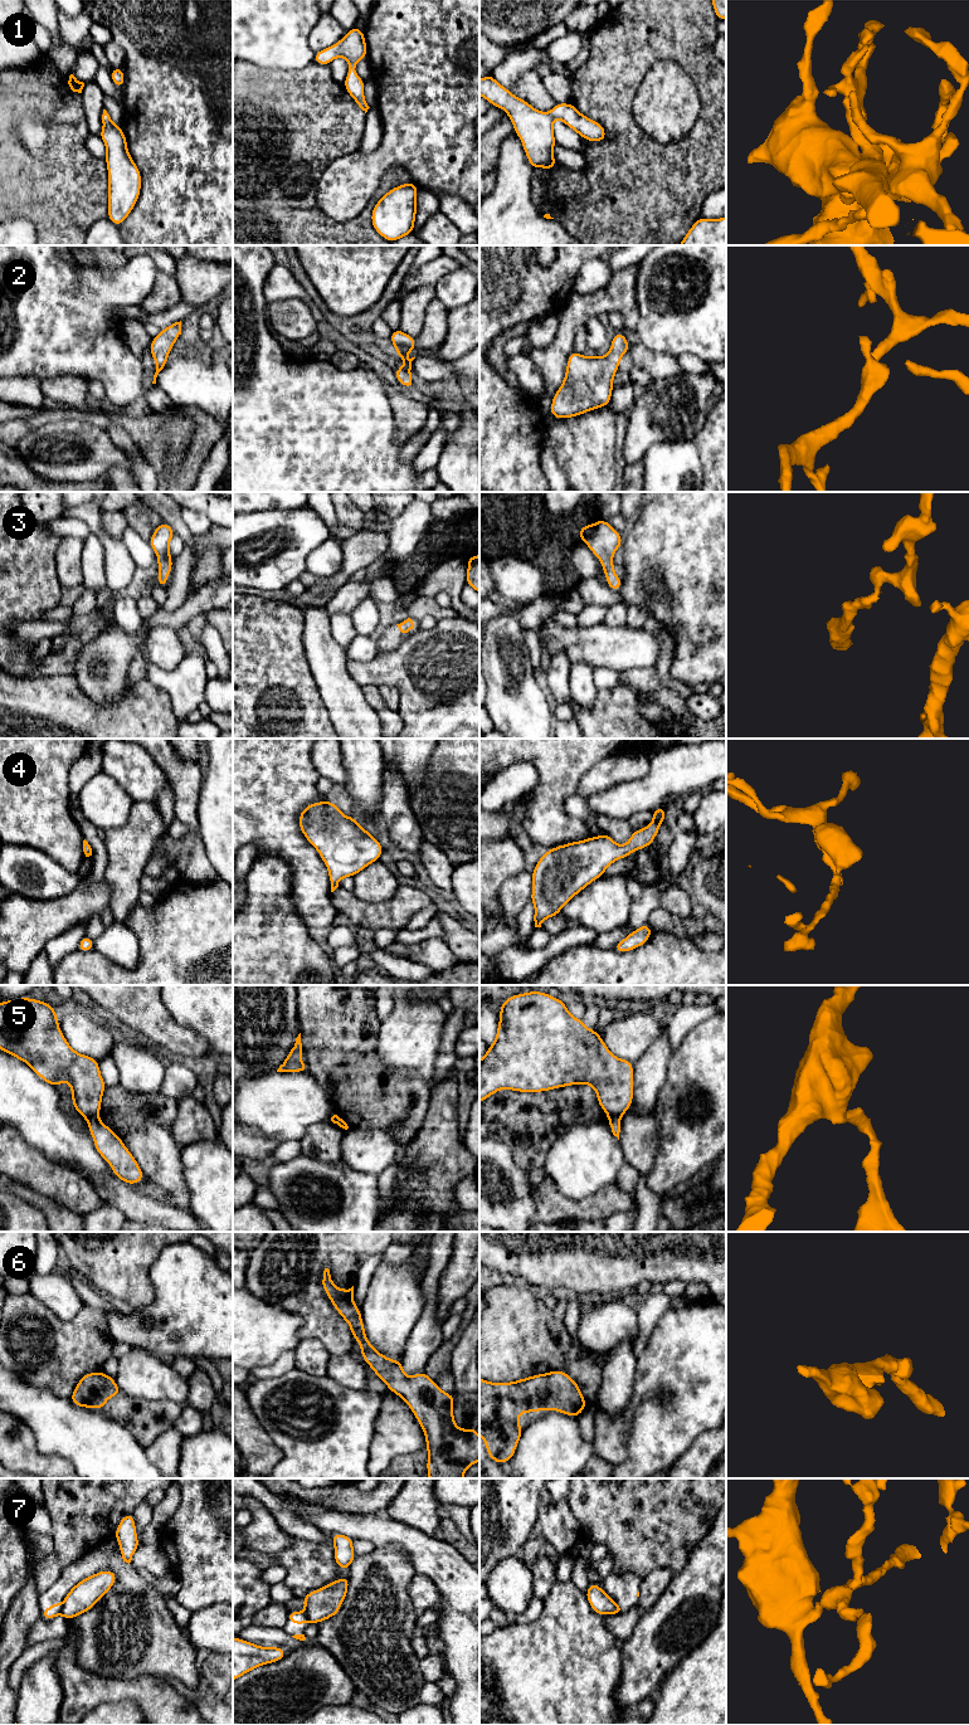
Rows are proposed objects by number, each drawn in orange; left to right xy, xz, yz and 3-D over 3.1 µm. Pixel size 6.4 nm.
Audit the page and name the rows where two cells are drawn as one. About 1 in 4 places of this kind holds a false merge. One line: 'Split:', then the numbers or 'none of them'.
Split: 5, 7

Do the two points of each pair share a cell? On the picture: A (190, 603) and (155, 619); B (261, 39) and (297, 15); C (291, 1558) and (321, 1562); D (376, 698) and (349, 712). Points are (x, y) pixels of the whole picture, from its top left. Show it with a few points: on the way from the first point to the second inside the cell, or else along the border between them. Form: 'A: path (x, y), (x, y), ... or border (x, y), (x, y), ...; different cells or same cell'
A: path (181, 612), (175, 618), (164, 618); same cell
B: path (269, 30), (285, 15), (288, 15); same cell
C: path (298, 1559), (313, 1562); same cell
D: border (361, 687), (365, 701), (376, 712), (381, 725); different cells

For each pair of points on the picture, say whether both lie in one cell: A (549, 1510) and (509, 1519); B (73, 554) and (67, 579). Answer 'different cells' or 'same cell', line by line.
A: different cells
B: same cell

